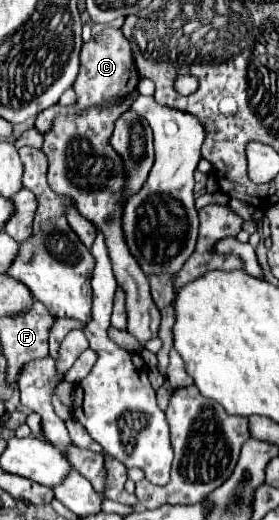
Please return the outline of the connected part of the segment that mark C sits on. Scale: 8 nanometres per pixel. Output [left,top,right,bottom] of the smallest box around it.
[35,27,139,133]

